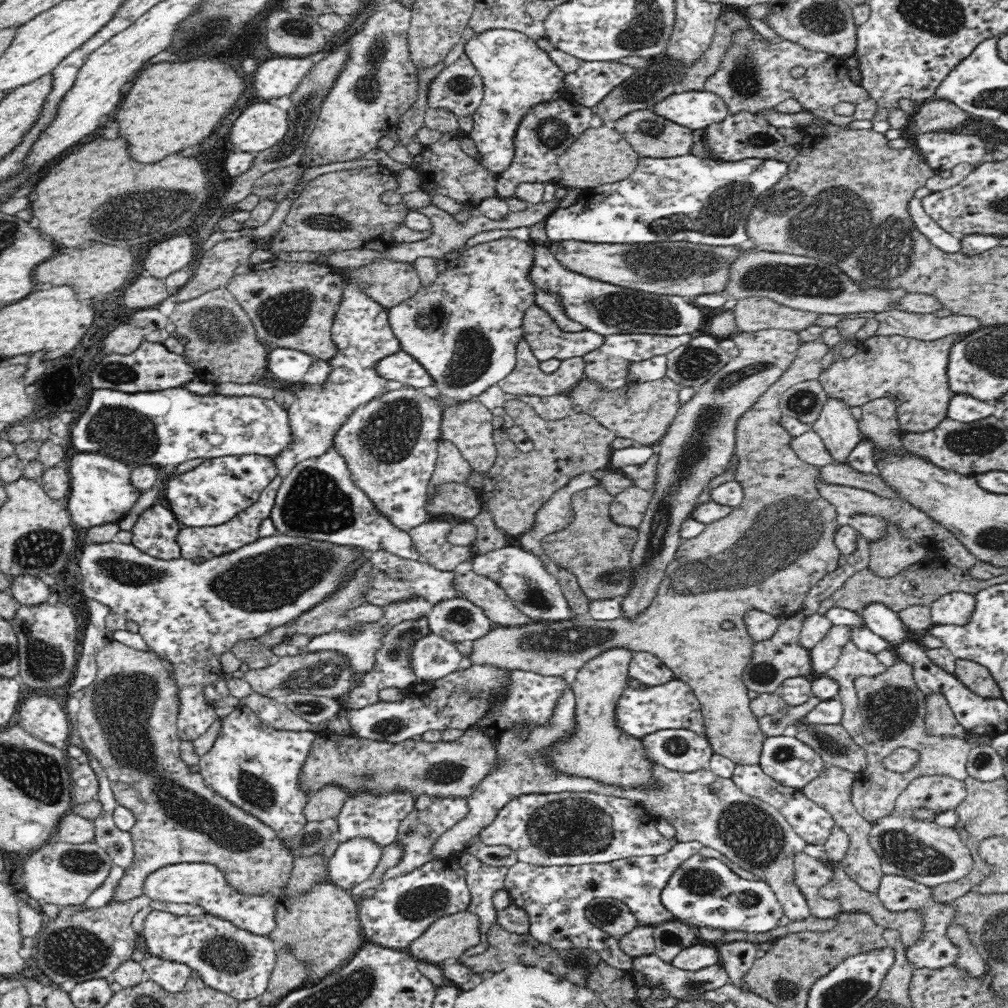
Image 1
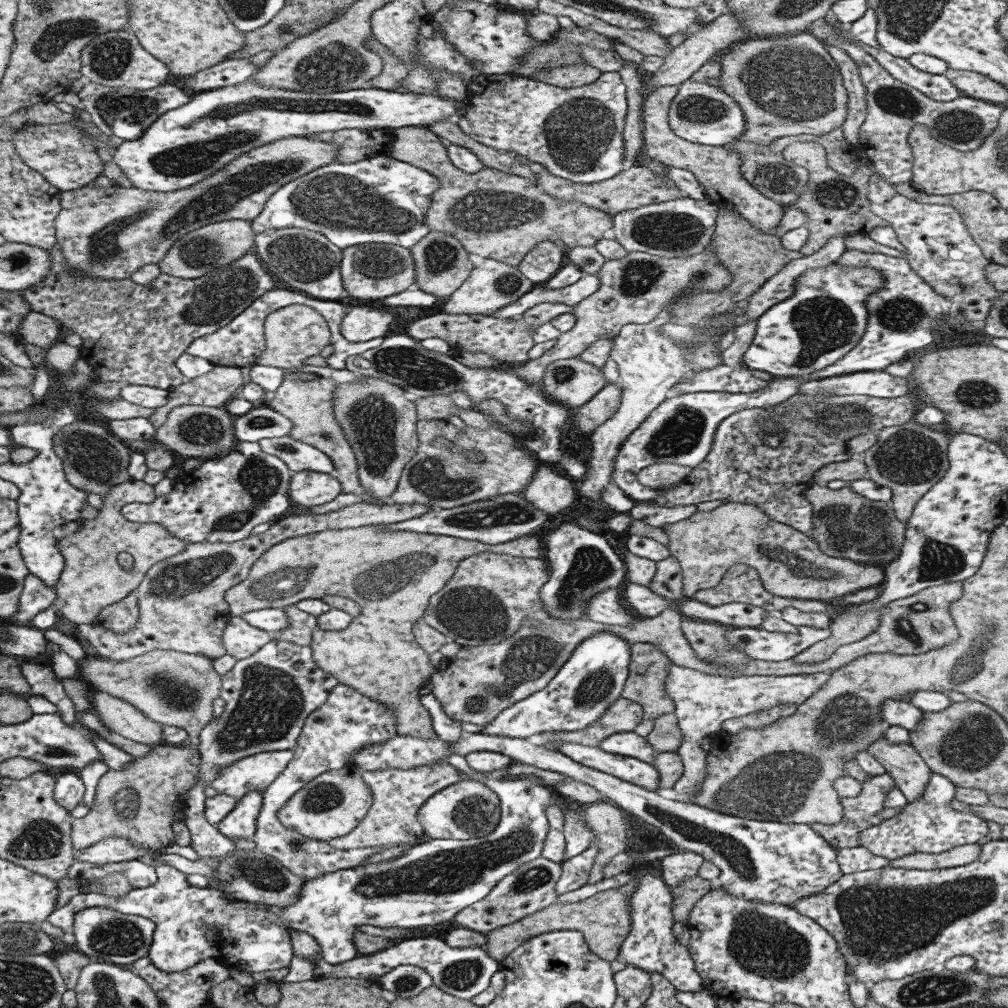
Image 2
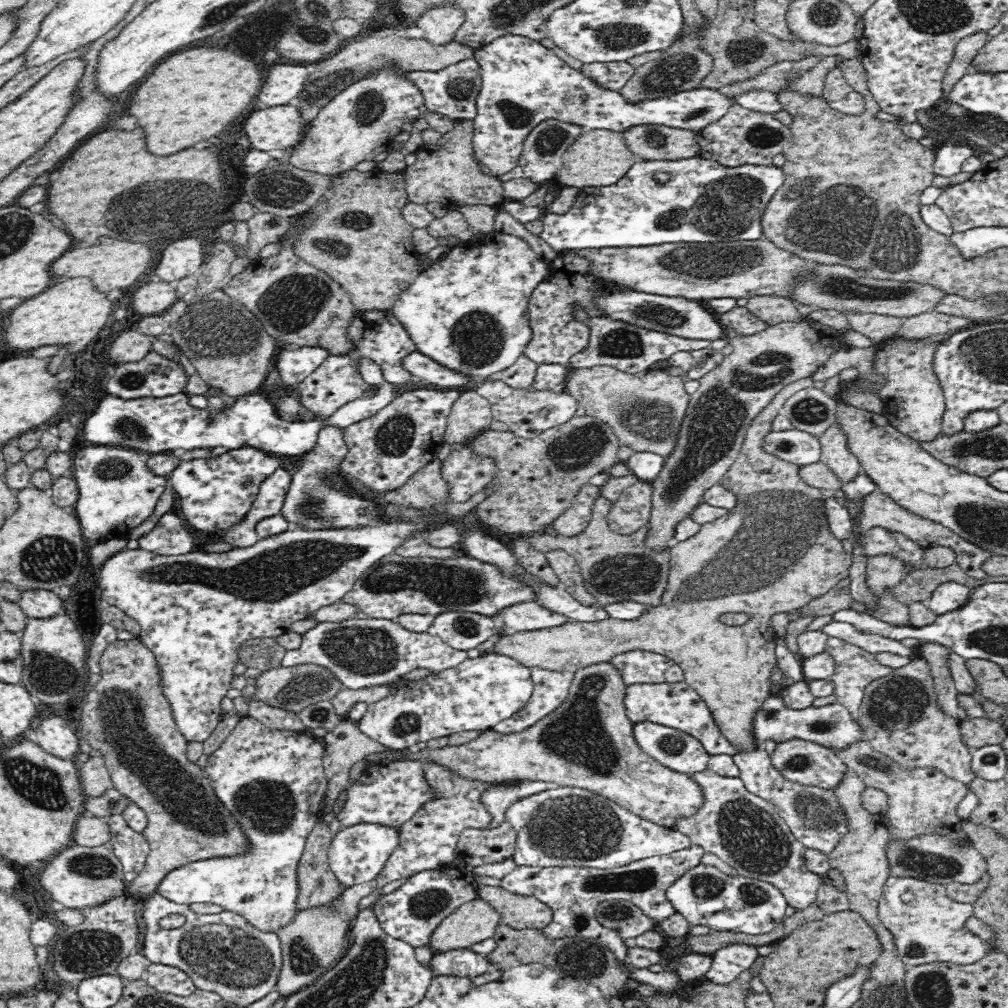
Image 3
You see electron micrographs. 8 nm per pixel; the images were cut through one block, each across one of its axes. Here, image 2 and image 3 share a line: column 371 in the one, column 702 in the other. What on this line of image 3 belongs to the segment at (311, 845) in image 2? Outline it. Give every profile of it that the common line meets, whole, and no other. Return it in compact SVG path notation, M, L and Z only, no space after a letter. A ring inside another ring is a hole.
M686 681L662 684L630 684L625 688L624 704L626 714L632 724L648 721L654 724L675 728L697 738L710 755L728 754L731 757L738 752L716 725L706 701ZM693 845L685 850L678 850L672 855L652 856L640 861L635 861L621 867L598 869L586 867L531 867L517 866L507 876L504 876L501 887L508 892L517 895L534 897L552 909L552 920L542 928L544 935L550 939L573 937L580 935L587 939L594 939L605 945L611 952L616 954L619 964L629 978L636 981L651 984L654 988L662 991L672 990L681 980L681 976L668 971L652 972L648 969L638 969L628 964L627 942L623 941L618 933L602 926L596 919L597 904L606 900L624 899L629 900L642 909L642 913L656 922L662 922L675 913L672 903L665 894L667 890L680 879L690 868L701 863L705 851Z

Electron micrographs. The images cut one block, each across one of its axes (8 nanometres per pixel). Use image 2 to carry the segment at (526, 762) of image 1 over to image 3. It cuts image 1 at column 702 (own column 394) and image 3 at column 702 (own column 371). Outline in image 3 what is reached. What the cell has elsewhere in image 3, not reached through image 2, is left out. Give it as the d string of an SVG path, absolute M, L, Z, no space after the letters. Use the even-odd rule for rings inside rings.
M708 768L693 774L693 777L694 781L700 785L702 795L704 795L702 808L698 808L699 812L695 816L678 820L674 829L689 836L692 845L701 847L705 852L716 854L723 862L734 867L737 875L772 884L782 892L788 905L793 906L796 910L814 903L824 878L806 871L803 855L807 849L791 834L789 827L778 815L774 805L768 800L748 792L740 777L722 776Z

